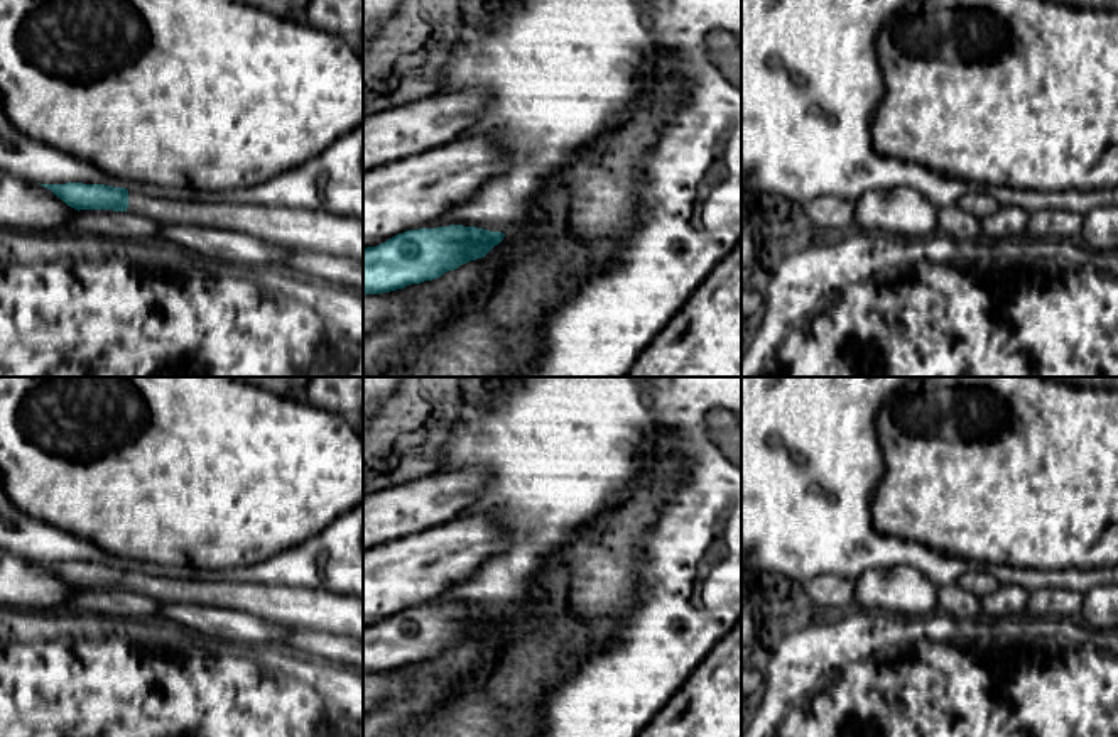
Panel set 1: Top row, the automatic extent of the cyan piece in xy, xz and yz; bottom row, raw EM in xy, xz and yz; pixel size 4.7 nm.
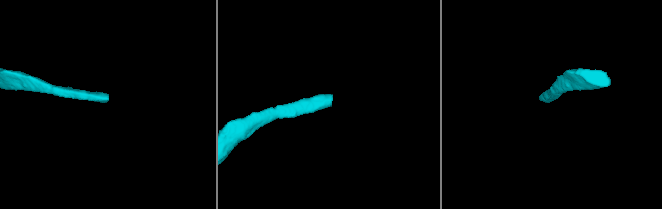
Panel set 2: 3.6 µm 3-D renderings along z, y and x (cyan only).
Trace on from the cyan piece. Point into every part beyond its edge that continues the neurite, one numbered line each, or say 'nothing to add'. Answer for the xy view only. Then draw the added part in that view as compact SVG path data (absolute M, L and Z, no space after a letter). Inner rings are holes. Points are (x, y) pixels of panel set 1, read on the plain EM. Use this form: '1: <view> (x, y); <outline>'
1: xy (316, 609); M128 570L128 592L160 603L231 609L292 629L309 629L363 641L363 598L326 588L263 587L201 581Z

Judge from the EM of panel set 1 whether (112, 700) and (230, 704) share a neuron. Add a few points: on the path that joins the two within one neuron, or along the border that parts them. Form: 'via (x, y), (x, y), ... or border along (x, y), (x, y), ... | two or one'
via (141, 704), (201, 704) | one

